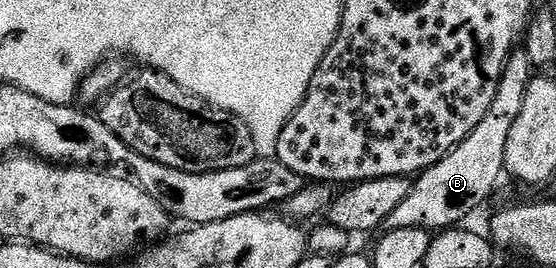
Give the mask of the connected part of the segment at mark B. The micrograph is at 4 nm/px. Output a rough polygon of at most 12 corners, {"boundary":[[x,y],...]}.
{"boundary":[[513,52],[490,111],[384,220],[465,224],[505,176],[506,139],[534,70]]}

